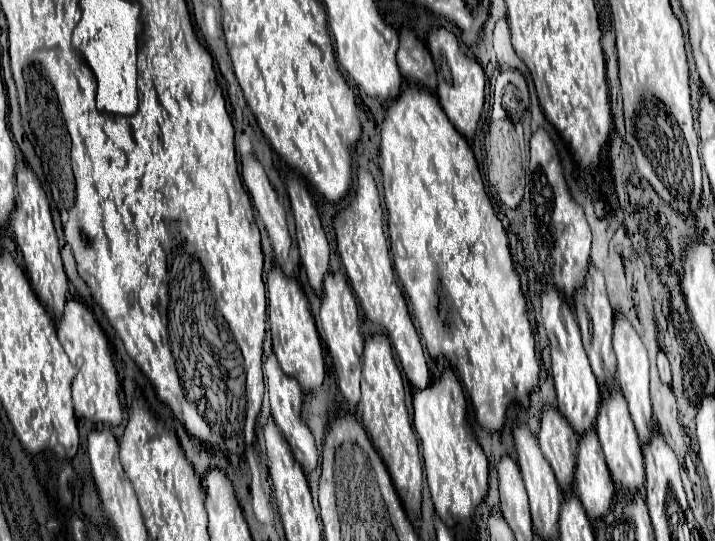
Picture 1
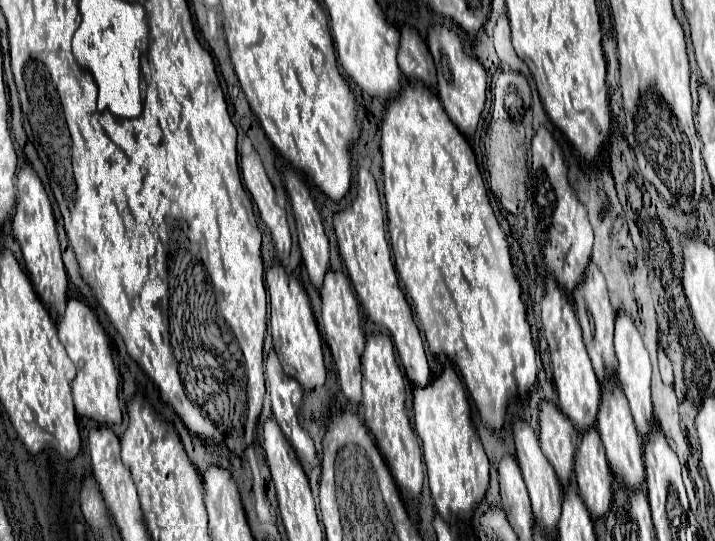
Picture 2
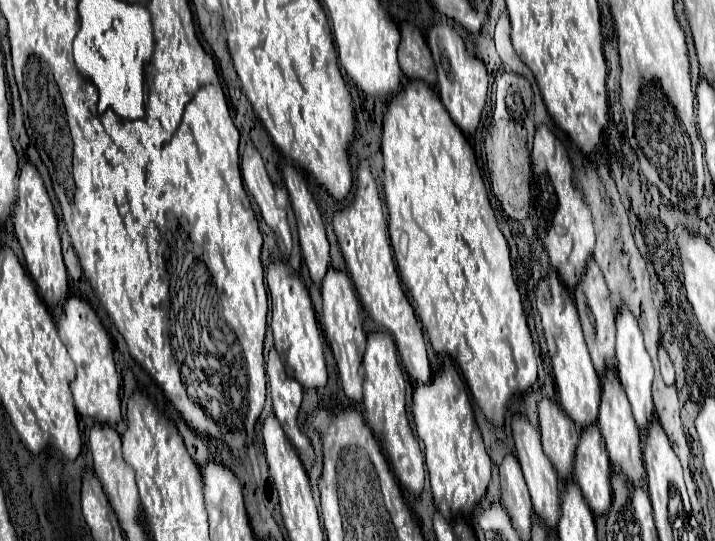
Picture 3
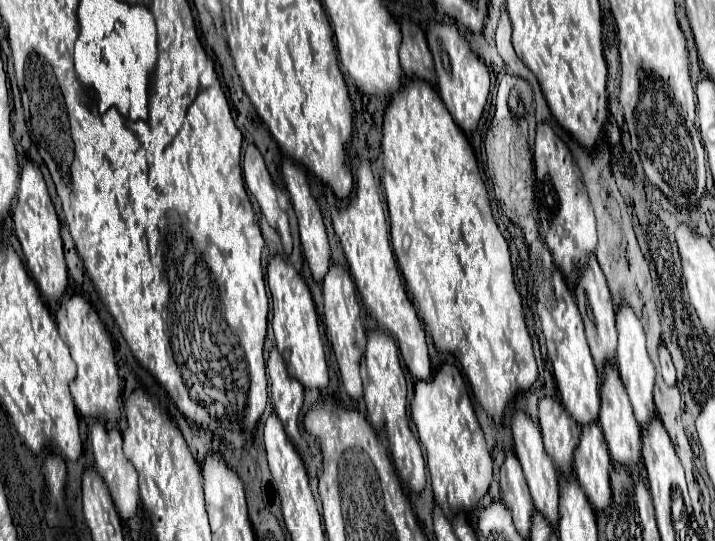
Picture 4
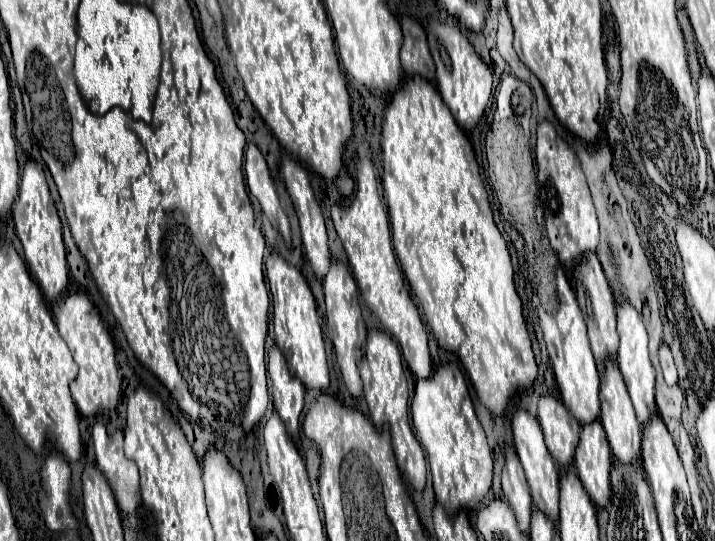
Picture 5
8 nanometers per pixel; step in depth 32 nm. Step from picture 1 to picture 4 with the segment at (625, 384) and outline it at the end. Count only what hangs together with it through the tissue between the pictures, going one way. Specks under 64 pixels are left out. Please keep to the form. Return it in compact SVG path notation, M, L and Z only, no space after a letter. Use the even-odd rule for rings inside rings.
M620 306L616 314L616 330L618 330L618 350L616 350L616 364L622 378L622 384L630 396L634 416L640 426L646 426L654 418L654 400L652 400L652 388L654 388L654 366L650 362L650 356L646 352L646 336L640 324L640 318L632 312L630 306Z

